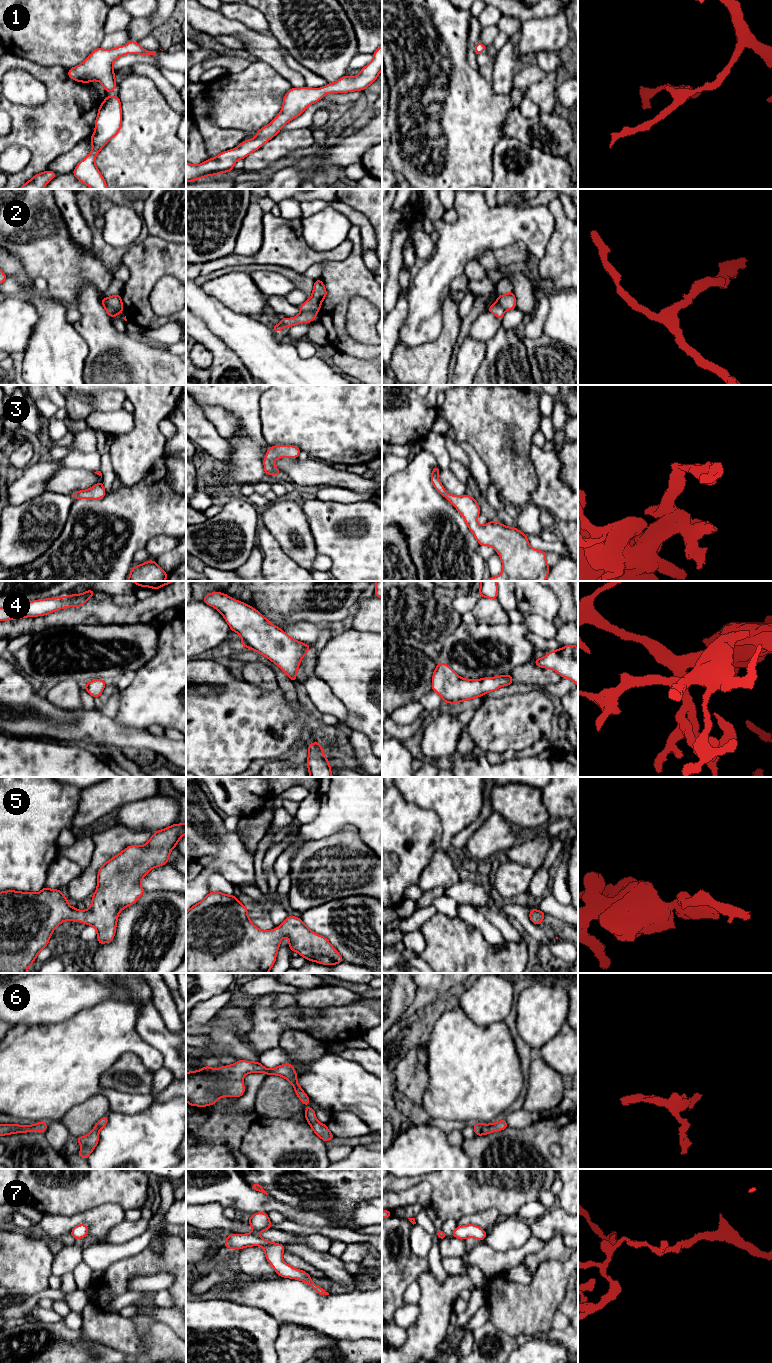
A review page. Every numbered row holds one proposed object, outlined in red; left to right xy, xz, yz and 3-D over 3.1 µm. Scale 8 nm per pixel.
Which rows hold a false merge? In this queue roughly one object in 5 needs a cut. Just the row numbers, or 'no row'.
2

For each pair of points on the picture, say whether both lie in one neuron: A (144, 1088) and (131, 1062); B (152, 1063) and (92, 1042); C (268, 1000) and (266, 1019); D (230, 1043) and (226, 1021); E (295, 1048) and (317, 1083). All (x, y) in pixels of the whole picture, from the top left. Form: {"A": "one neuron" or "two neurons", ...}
{"A": "one neuron", "B": "one neuron", "C": "one neuron", "D": "two neurons", "E": "two neurons"}

